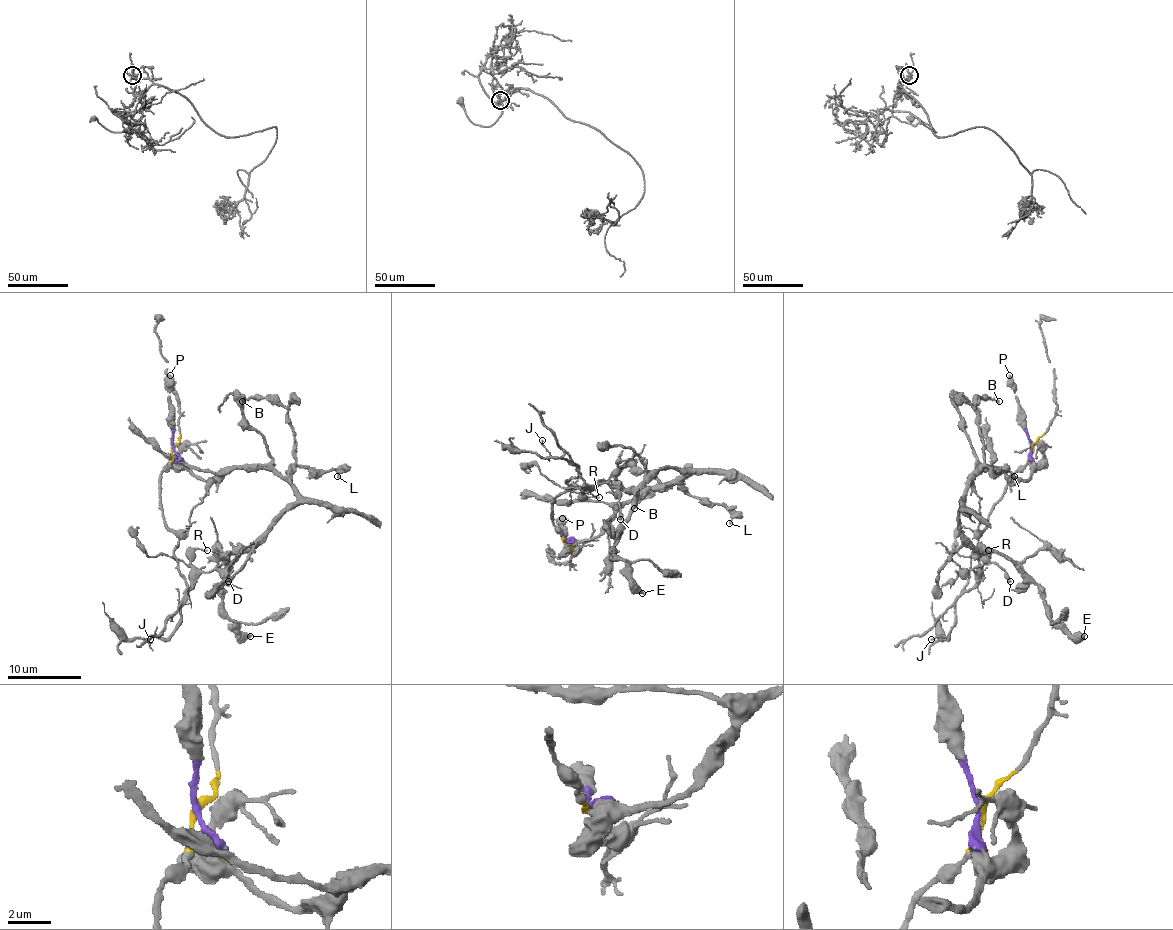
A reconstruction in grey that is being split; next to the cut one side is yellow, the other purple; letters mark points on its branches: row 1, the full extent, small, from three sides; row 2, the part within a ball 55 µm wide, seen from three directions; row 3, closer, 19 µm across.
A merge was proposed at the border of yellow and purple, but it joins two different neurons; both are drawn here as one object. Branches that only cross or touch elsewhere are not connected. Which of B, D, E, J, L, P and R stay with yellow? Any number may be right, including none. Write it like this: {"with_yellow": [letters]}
{"with_yellow": ["D", "J", "R"]}

